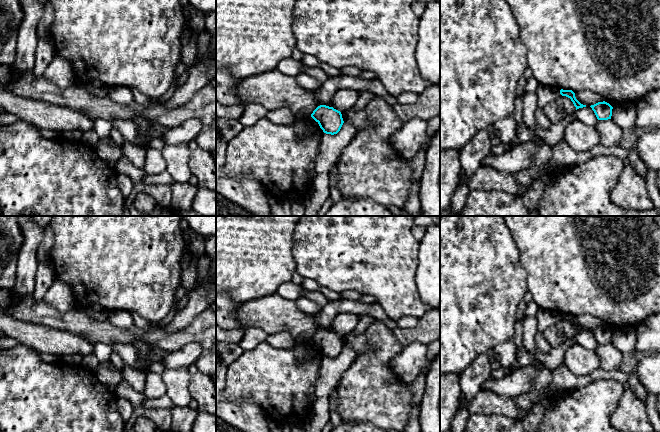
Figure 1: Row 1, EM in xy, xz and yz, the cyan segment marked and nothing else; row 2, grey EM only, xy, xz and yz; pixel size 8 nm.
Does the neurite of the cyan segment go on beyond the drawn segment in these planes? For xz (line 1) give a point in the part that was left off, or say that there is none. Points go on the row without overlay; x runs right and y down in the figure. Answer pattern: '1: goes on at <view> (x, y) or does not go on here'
1: does not go on here

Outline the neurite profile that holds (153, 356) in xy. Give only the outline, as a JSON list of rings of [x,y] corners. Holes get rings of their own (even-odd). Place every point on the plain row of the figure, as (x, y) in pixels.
[[[152,349],[147,357],[146,357],[146,363],[147,364],[154,364],[154,363],[160,363],[162,360],[162,356],[160,355],[160,353],[158,352],[157,349]]]

